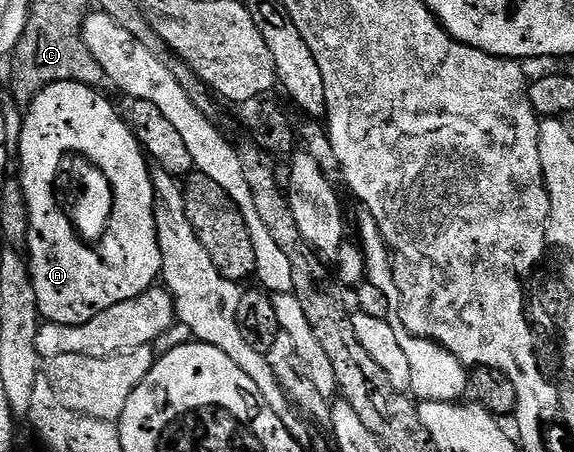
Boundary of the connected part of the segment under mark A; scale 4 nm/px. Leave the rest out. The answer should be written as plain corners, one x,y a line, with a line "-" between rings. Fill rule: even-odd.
58,82
45,88
26,107
23,115
23,127
19,137
18,177
23,183
25,200
29,208
29,236
25,257
27,267
31,270
33,292
37,292
40,319
53,324
85,324
93,320
105,308
113,308
113,304
121,304
125,300
133,300
133,296
141,296
141,292
152,289
160,281
163,265
161,264
161,248
157,244
157,228
155,227
155,189
151,183
152,167
143,153
135,133
127,125
124,115
115,111
115,106
94,86
86,86
80,82

